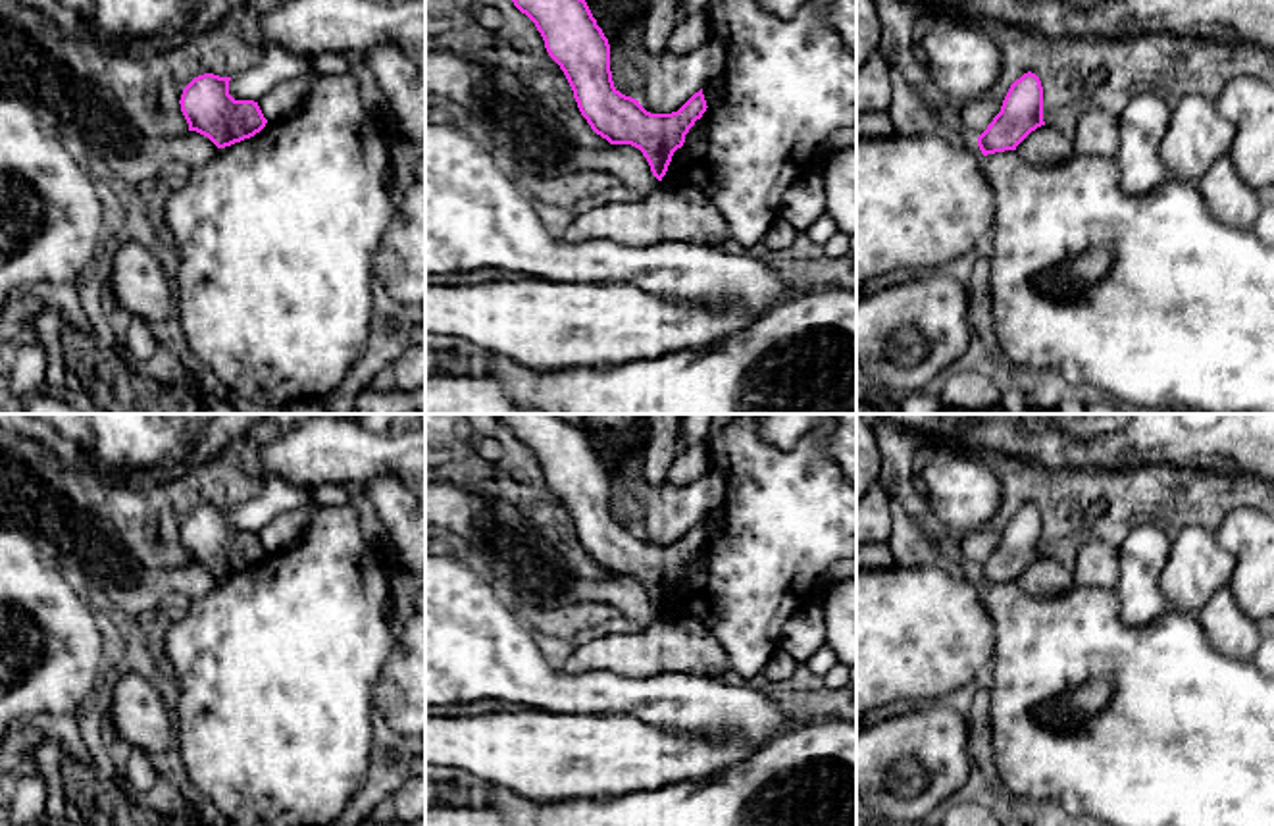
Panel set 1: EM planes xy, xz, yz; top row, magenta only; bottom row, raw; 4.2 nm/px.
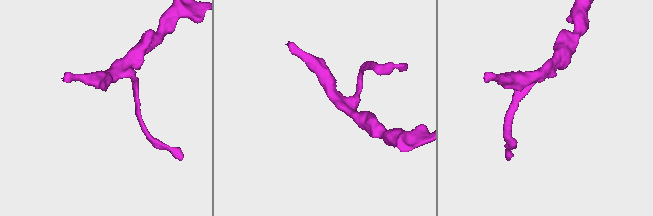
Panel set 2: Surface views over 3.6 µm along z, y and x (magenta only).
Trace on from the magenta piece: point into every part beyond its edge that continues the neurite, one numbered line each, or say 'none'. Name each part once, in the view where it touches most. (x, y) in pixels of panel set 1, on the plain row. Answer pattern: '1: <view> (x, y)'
none

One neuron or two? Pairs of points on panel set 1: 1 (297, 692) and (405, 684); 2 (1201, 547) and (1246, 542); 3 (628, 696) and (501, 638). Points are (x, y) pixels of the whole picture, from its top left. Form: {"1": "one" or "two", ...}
{"1": "two", "2": "two", "3": "one"}

